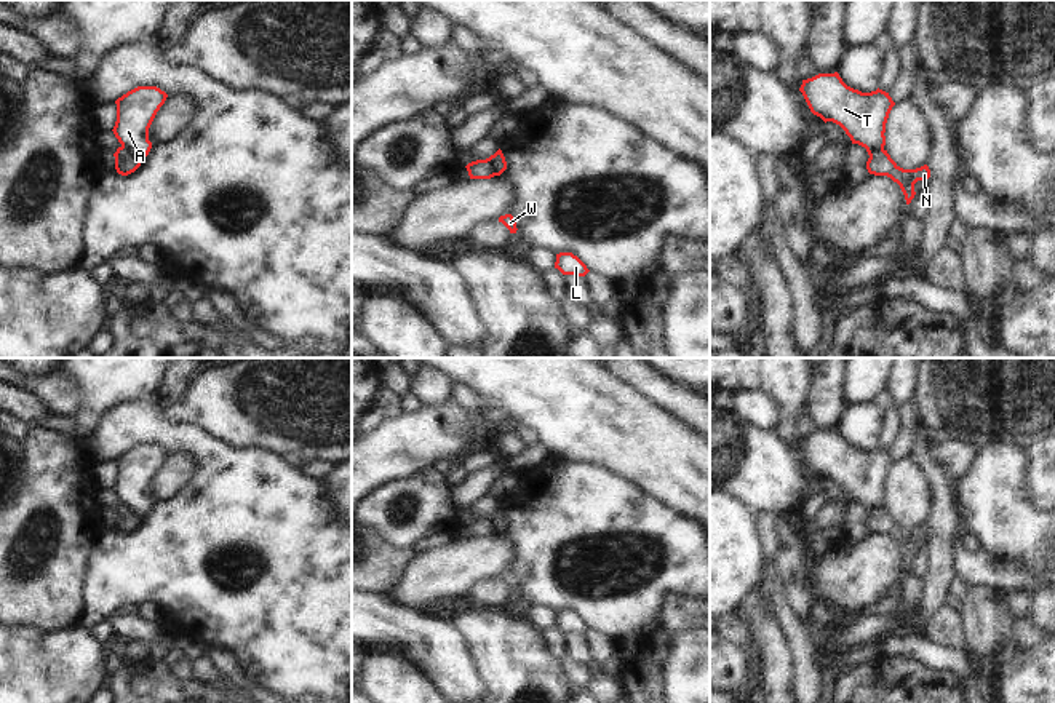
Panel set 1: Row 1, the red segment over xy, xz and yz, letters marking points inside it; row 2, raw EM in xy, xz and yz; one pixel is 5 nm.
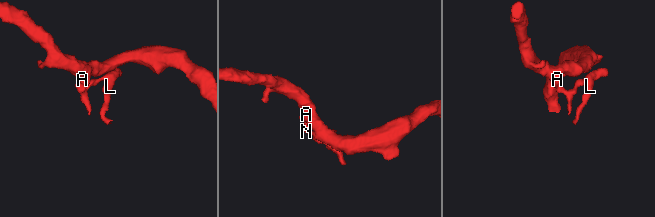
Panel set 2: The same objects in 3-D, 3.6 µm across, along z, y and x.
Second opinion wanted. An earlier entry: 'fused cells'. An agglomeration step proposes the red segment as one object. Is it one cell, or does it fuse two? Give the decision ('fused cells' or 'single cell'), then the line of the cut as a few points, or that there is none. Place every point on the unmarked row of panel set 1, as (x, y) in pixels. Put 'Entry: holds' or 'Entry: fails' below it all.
fused cells; cut xy (122, 504), (141, 518)
Entry: holds

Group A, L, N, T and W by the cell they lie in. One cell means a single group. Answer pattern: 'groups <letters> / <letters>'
groups A T / L N W

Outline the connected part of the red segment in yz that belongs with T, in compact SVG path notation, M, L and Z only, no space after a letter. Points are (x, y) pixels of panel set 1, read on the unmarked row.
M838 430L802 438L799 449L814 473L839 483L852 502L865 505L868 513L884 506L886 481L895 463L889 451L879 446L871 451L854 447Z

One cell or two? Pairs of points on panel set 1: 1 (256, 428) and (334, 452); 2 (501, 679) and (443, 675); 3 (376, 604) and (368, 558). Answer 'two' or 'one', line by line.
1: one
2: two
3: two

